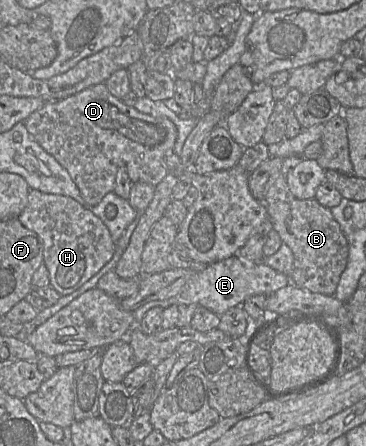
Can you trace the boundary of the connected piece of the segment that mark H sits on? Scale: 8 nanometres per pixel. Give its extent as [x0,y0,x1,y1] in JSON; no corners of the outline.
[17,188,115,296]

